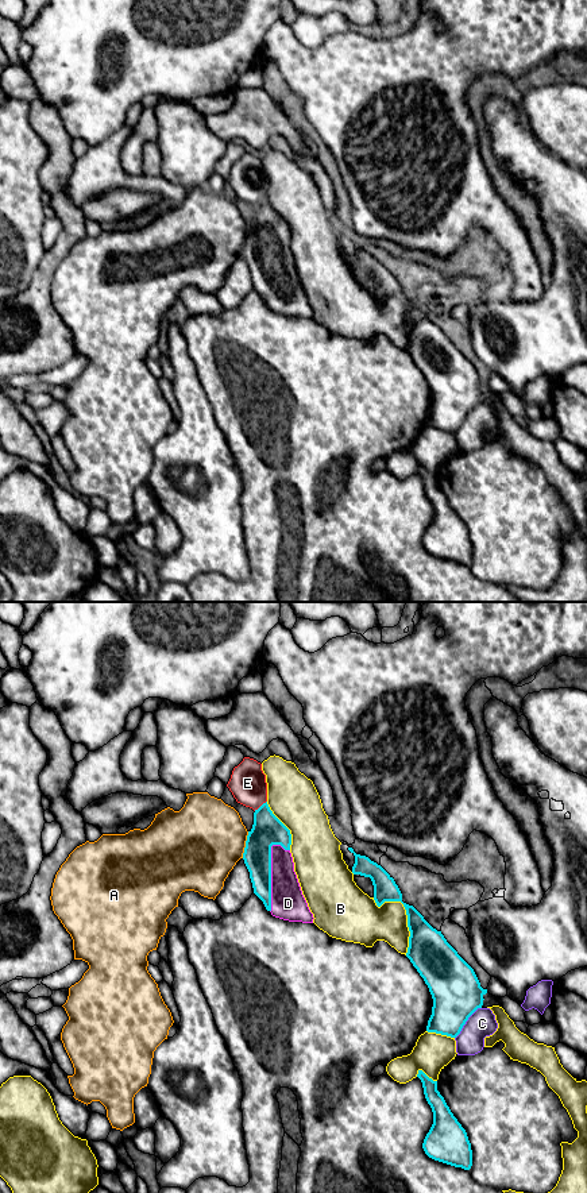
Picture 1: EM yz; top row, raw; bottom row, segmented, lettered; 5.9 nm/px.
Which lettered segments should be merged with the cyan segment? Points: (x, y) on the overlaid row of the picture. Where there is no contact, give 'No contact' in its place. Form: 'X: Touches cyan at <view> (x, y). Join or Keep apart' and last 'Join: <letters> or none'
A: Touches cyan at yz (246, 845). Keep apart
B: Touches cyan at yz (406, 914). Keep apart
C: Touches cyan at yz (466, 1020). Keep apart
D: Touches cyan at yz (270, 875). Join
E: Touches cyan at yz (261, 806). Keep apart
Join: D

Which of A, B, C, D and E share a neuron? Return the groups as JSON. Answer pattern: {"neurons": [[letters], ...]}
{"neurons": [["A"], ["B"], ["C"], ["D"], ["E"]]}

